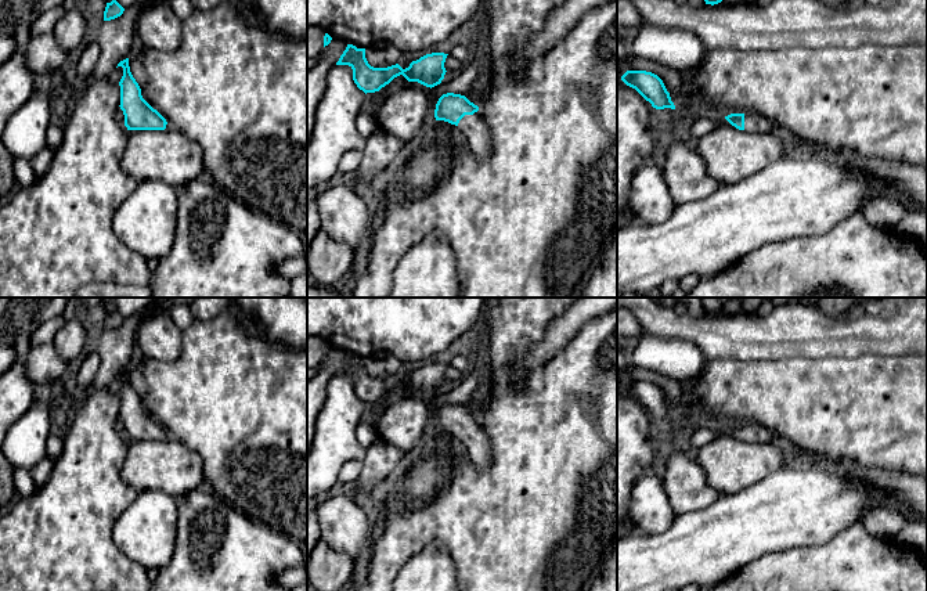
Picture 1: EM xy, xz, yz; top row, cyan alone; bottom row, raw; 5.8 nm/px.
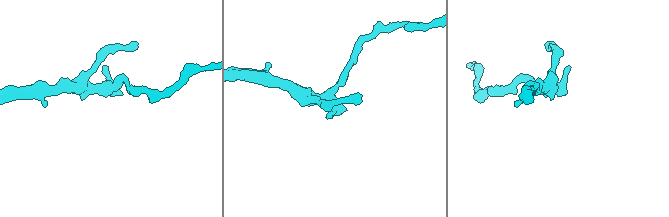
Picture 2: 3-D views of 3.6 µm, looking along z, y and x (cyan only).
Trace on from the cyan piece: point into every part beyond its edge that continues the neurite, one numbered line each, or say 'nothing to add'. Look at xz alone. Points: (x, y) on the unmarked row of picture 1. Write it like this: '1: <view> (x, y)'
1: xz (472, 438)

